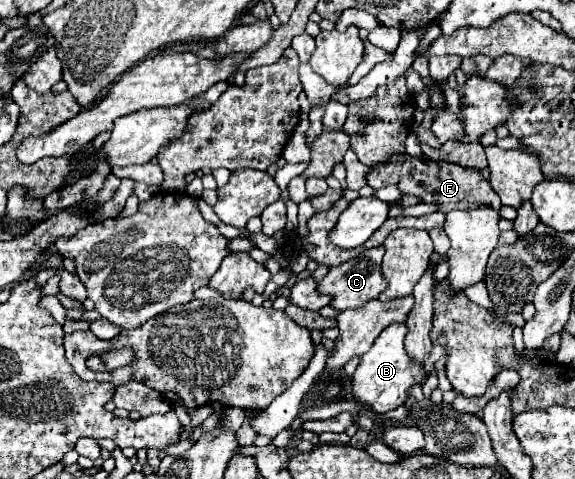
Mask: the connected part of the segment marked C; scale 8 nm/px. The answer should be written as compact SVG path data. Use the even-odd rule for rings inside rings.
M374 247L374 249L366 249L362 251L358 257L338 265L338 267L332 267L328 271L328 275L318 281L318 287L316 291L318 293L324 293L324 295L330 295L332 301L330 301L330 307L336 309L336 311L346 311L346 309L356 309L356 307L362 307L364 303L368 303L370 299L378 299L378 295L386 289L388 281L380 275L380 259L384 255L384 247Z

